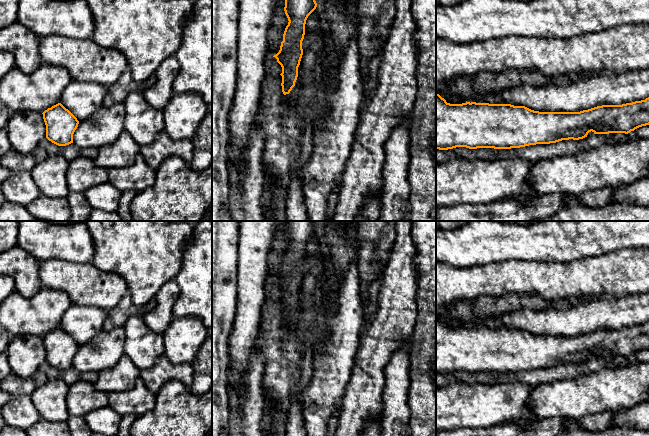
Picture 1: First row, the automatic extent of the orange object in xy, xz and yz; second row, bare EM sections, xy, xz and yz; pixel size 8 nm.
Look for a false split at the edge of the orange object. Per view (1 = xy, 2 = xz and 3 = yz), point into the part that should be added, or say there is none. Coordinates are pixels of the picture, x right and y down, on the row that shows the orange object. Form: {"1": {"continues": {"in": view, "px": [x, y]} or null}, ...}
{"1": {"continues": null}, "2": {"continues": null}, "3": {"continues": null}}

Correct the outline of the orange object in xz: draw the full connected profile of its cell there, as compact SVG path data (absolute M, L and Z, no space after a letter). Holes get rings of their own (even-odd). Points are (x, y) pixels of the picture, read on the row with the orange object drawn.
M285 0L284 11L288 25L283 34L279 52L274 55L282 67L282 92L289 94L298 77L298 67L303 55L302 41L308 16L316 9L315 0Z

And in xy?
M61 103L48 108L43 113L46 138L58 146L73 143L73 134L78 127L77 118Z

